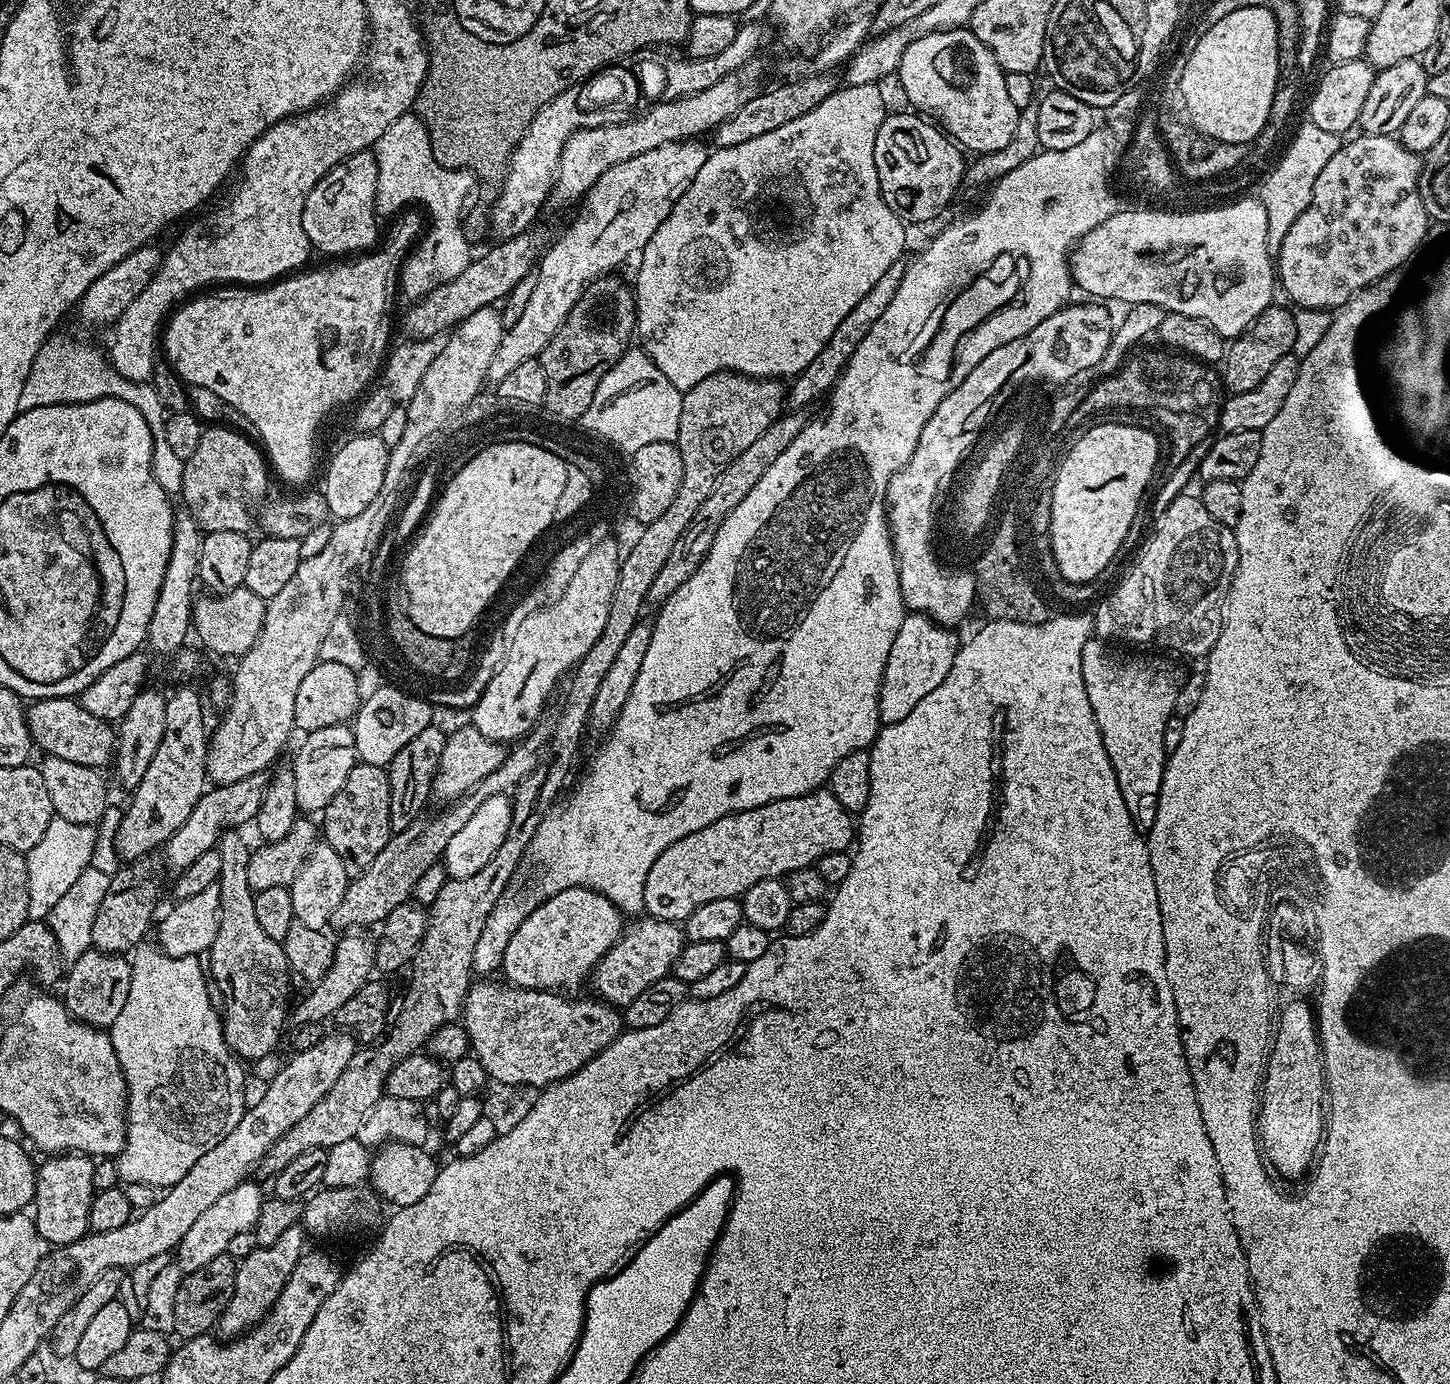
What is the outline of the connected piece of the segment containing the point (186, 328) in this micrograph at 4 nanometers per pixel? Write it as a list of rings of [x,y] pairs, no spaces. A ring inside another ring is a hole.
[[[408,220],[408,224],[404,224],[404,228],[395,228],[396,236],[391,236],[392,244],[384,240],[380,248],[381,252],[372,250],[367,254],[345,259],[343,262],[332,262],[329,268],[316,268],[313,272],[304,270],[299,274],[281,278],[267,286],[245,291],[248,292],[245,296],[204,296],[208,294],[200,294],[181,303],[167,317],[166,327],[162,332],[162,352],[163,355],[164,352],[168,355],[173,370],[185,380],[185,385],[206,386],[206,390],[214,390],[214,394],[219,394],[223,400],[230,402],[230,406],[234,406],[234,410],[241,412],[247,418],[249,425],[253,429],[256,427],[256,432],[260,435],[261,440],[259,443],[270,461],[271,471],[275,475],[277,472],[288,484],[304,484],[311,478],[312,471],[316,468],[316,435],[319,434],[324,419],[339,404],[355,401],[369,387],[368,383],[371,382],[376,367],[378,369],[381,367],[382,361],[389,351],[390,342],[384,338],[384,280],[388,280],[388,272],[392,272],[392,264],[396,264],[396,256],[405,259],[405,255],[400,253],[400,248],[404,248],[404,240],[408,240],[408,236],[412,236],[412,228],[416,228],[416,224],[412,224],[412,220]],[[320,336],[332,336],[332,340],[336,340],[336,336],[344,336],[344,340],[352,340],[352,344],[348,344],[348,348],[332,348],[332,352],[348,352],[348,360],[328,360],[328,364],[324,364],[324,360],[320,360]],[[332,364],[340,364],[340,372],[344,372],[344,376],[332,376]]]

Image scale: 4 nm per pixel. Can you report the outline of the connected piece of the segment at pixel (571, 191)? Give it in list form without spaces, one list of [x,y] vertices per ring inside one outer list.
[[[699,92],[693,96],[683,96],[680,100],[661,99],[660,104],[648,108],[644,113],[633,115],[621,124],[602,125],[597,128],[579,128],[562,146],[562,158],[556,167],[556,179],[550,197],[551,207],[564,208],[574,200],[579,201],[588,195],[592,183],[610,166],[618,166],[618,162],[626,162],[630,158],[638,158],[638,154],[646,154],[646,150],[658,150],[658,146],[666,146],[670,142],[690,140],[711,133],[726,118],[730,118],[733,109],[728,108],[728,100],[720,94]]]

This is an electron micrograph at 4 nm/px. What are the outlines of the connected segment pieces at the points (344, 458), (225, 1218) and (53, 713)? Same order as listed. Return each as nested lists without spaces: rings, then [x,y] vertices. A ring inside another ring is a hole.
[[[375,432],[353,434],[328,460],[328,469],[324,472],[322,491],[329,507],[330,517],[337,521],[346,518],[358,518],[382,490],[382,478],[386,478],[388,447]]]
[[[243,1182],[234,1186],[229,1193],[223,1194],[222,1198],[214,1203],[214,1206],[203,1211],[195,1219],[194,1226],[186,1231],[186,1236],[182,1238],[179,1247],[174,1252],[174,1260],[181,1273],[187,1274],[194,1270],[202,1270],[202,1266],[206,1266],[206,1262],[211,1262],[213,1258],[227,1253],[230,1242],[237,1234],[255,1229],[258,1210],[263,1206],[265,1197],[260,1196],[258,1185],[250,1183]]]
[[[59,696],[45,700],[33,700],[27,705],[28,729],[33,745],[41,748],[44,756],[66,758],[66,762],[78,762],[87,768],[103,769],[114,760],[116,732],[107,720],[94,718],[90,710],[80,705],[79,699]]]

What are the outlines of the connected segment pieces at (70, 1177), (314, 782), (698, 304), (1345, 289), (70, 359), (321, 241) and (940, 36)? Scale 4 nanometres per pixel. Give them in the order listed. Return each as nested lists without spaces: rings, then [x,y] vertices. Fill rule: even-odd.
[[[79,1152],[52,1154],[36,1170],[36,1198],[34,1219],[38,1234],[45,1245],[59,1246],[75,1242],[89,1234],[88,1215],[94,1195],[94,1160]]]
[[[348,724],[326,726],[303,737],[304,745],[296,752],[296,761],[290,764],[294,774],[294,790],[298,794],[298,806],[304,814],[323,813],[324,807],[342,790],[350,770],[358,762],[355,734]]]
[[[848,84],[843,87],[837,87],[821,104],[814,106],[814,110],[802,114],[802,118],[794,118],[794,122],[786,122],[786,126],[778,126],[778,130],[770,130],[770,134],[762,134],[759,138],[750,138],[750,142],[738,142],[738,146],[716,148],[709,151],[706,162],[702,162],[702,170],[698,170],[698,174],[694,174],[694,182],[690,182],[686,194],[682,194],[682,198],[678,198],[678,202],[674,202],[674,210],[670,210],[670,214],[666,214],[666,222],[662,222],[662,226],[658,226],[658,230],[654,230],[654,238],[650,238],[650,242],[646,242],[643,252],[639,253],[640,269],[636,272],[636,284],[634,283],[636,293],[635,335],[638,337],[639,347],[643,348],[647,356],[654,362],[654,366],[658,366],[658,370],[662,370],[662,374],[666,374],[666,378],[670,378],[670,382],[674,382],[676,388],[681,390],[693,388],[698,386],[698,382],[702,382],[702,378],[710,378],[716,372],[738,372],[742,376],[757,378],[796,377],[799,372],[806,370],[806,366],[810,366],[812,359],[818,355],[818,350],[822,350],[822,346],[826,346],[826,342],[830,342],[830,334],[834,334],[838,322],[842,322],[842,318],[846,318],[846,314],[850,314],[850,310],[854,310],[855,304],[870,291],[870,286],[874,286],[874,282],[878,282],[878,278],[882,278],[882,274],[886,274],[886,270],[890,270],[890,266],[894,266],[894,262],[905,255],[903,252],[906,225],[904,221],[896,217],[894,210],[890,210],[890,206],[886,206],[878,186],[878,172],[874,170],[874,138],[878,126],[882,126],[886,115],[884,96],[880,93],[881,85]]]
[[[1356,134],[1348,138],[1353,140],[1345,139],[1330,162],[1326,162],[1326,166],[1322,166],[1314,178],[1314,190],[1308,205],[1294,218],[1289,228],[1283,229],[1280,253],[1274,256],[1274,272],[1279,287],[1280,284],[1284,287],[1285,294],[1297,304],[1297,309],[1340,308],[1372,277],[1396,266],[1403,256],[1410,255],[1416,243],[1423,238],[1430,217],[1420,197],[1421,157],[1406,150],[1406,146],[1402,146],[1395,135],[1388,135]]]
[[[53,334],[49,336],[38,350],[36,363],[32,365],[26,378],[26,386],[22,386],[21,409],[38,406],[54,406],[55,404],[85,404],[109,396],[130,402],[146,418],[146,426],[152,431],[152,469],[154,478],[158,478],[158,486],[169,494],[179,493],[182,486],[182,470],[184,460],[174,454],[174,450],[166,443],[166,411],[164,400],[148,382],[127,380],[118,370],[114,370],[103,351],[99,352],[92,344],[83,344],[80,340],[71,340],[68,336]]]
[[[373,151],[359,152],[330,169],[322,182],[310,190],[302,210],[302,230],[306,230],[306,238],[310,238],[313,249],[317,253],[329,252],[332,258],[371,249],[376,240],[377,190],[378,162]]]
[[[967,27],[931,32],[910,42],[898,69],[900,88],[913,104],[909,105],[935,118],[961,149],[972,154],[1002,150],[1014,138],[1020,109],[1010,102],[1004,75],[994,54]]]

